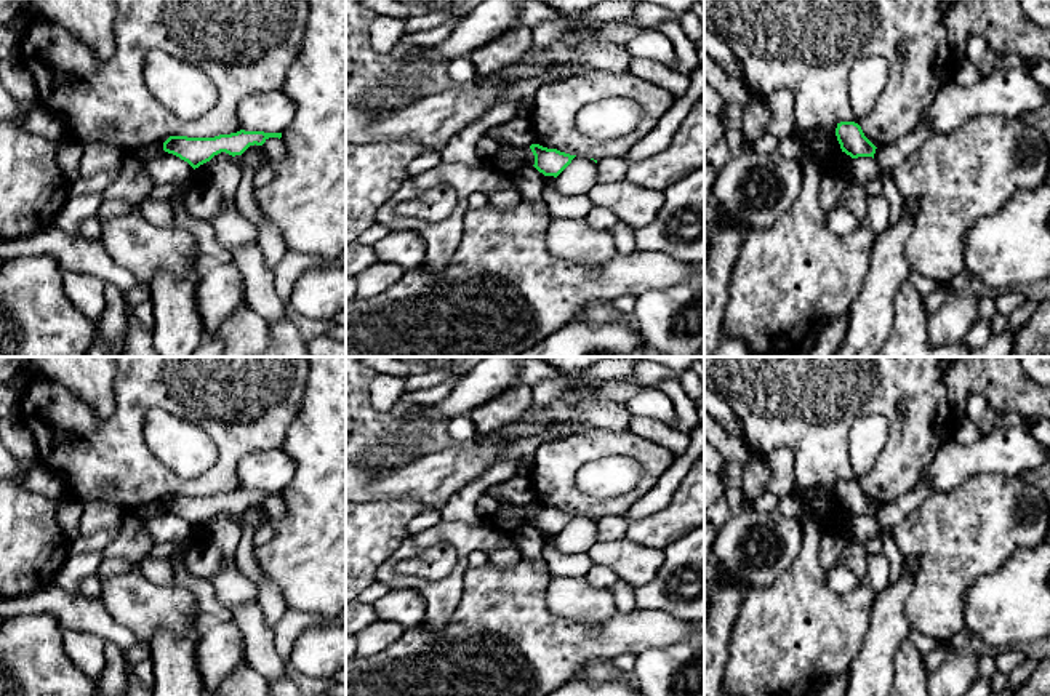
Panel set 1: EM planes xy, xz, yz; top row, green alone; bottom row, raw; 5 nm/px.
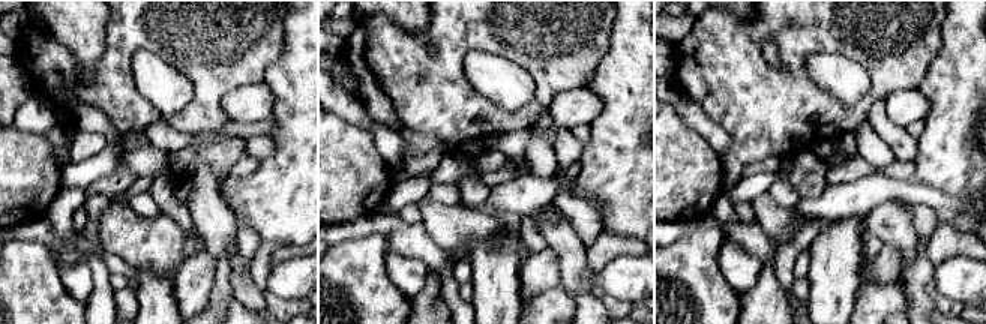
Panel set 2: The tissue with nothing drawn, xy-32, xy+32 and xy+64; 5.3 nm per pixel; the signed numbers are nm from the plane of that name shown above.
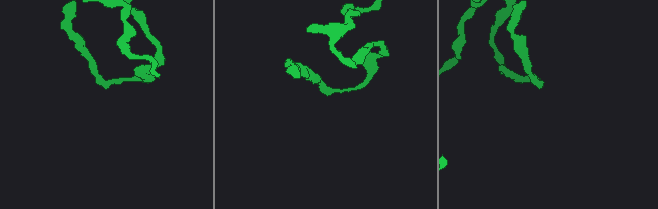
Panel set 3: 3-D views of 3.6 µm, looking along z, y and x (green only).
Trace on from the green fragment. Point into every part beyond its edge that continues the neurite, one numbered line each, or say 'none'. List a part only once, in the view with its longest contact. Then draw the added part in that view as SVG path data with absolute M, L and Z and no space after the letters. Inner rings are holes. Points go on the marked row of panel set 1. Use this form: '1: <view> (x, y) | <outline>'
none

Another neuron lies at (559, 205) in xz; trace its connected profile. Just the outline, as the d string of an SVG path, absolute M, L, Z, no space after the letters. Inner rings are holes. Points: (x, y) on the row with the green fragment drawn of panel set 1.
M544 176L543 194L547 218L581 219L586 218L592 208L589 195L565 195L559 192L554 176Z

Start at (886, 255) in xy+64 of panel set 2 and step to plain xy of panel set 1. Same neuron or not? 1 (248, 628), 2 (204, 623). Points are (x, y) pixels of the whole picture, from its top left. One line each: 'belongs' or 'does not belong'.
1: does not belong
2: belongs

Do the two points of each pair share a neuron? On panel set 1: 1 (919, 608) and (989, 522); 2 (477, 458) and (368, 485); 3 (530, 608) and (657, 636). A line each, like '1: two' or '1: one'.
1: one
2: one
3: one

